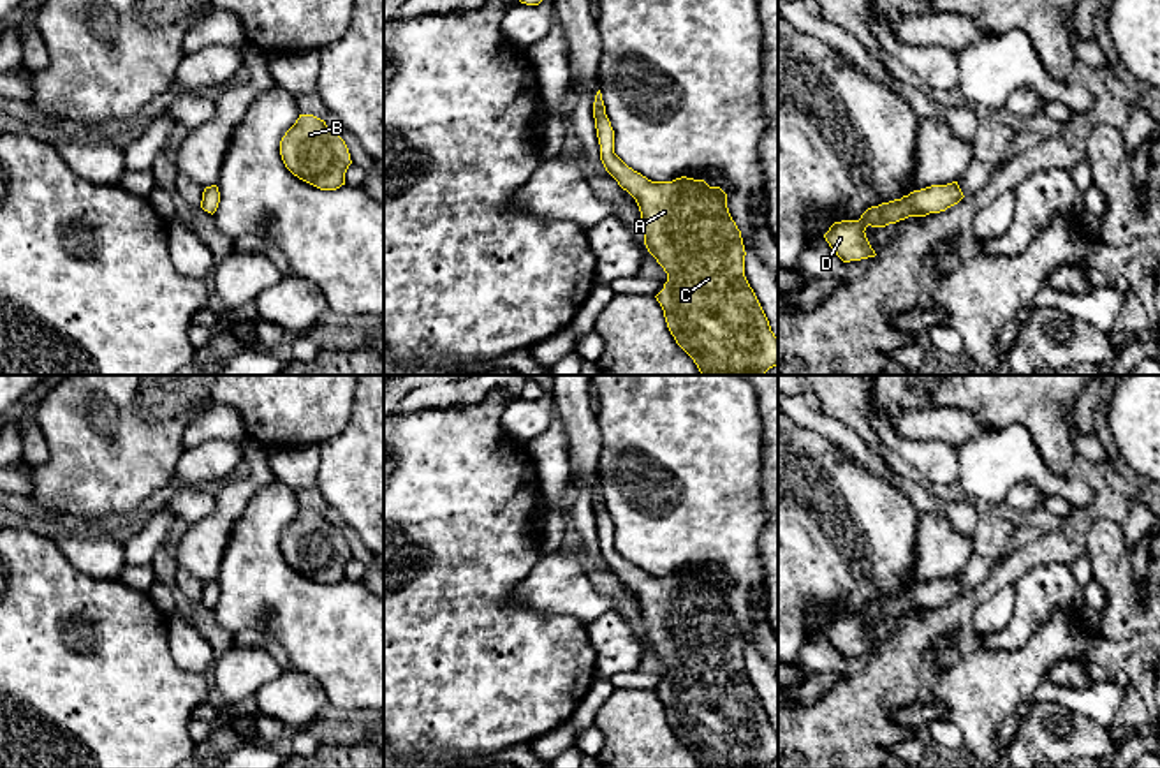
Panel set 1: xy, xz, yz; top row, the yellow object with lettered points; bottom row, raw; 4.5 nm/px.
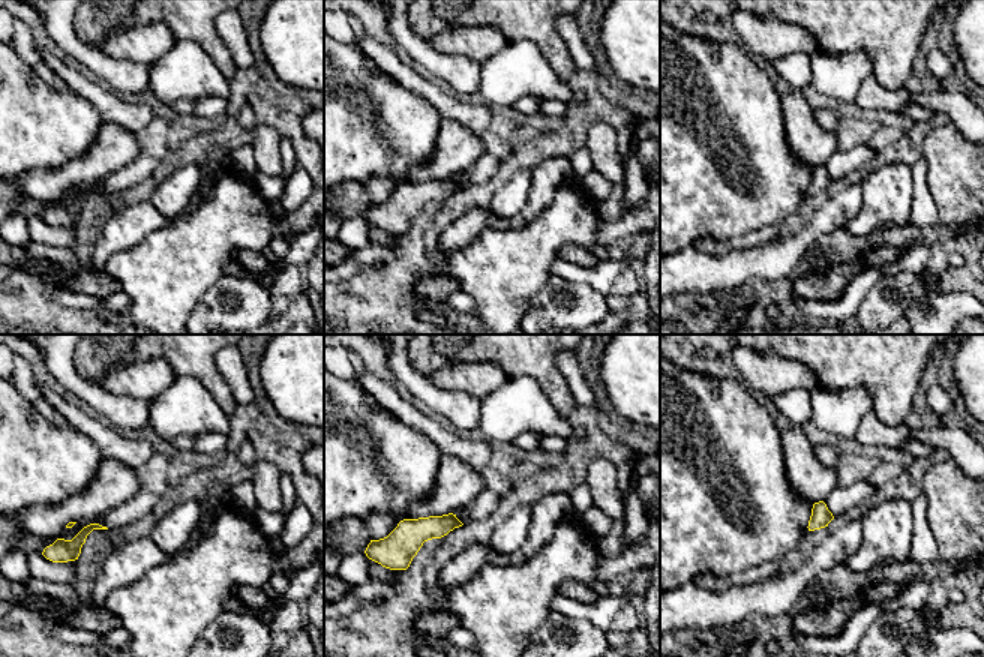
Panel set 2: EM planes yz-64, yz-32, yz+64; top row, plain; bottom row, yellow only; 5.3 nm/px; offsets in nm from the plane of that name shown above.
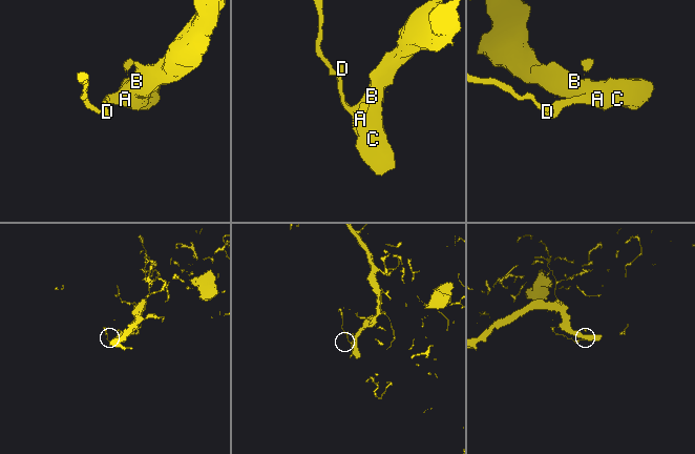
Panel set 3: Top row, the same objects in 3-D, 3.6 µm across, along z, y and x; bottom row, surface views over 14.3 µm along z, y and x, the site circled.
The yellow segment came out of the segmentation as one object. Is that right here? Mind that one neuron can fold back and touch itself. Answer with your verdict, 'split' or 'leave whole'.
split

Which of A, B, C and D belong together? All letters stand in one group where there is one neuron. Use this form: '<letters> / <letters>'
A B C / D

